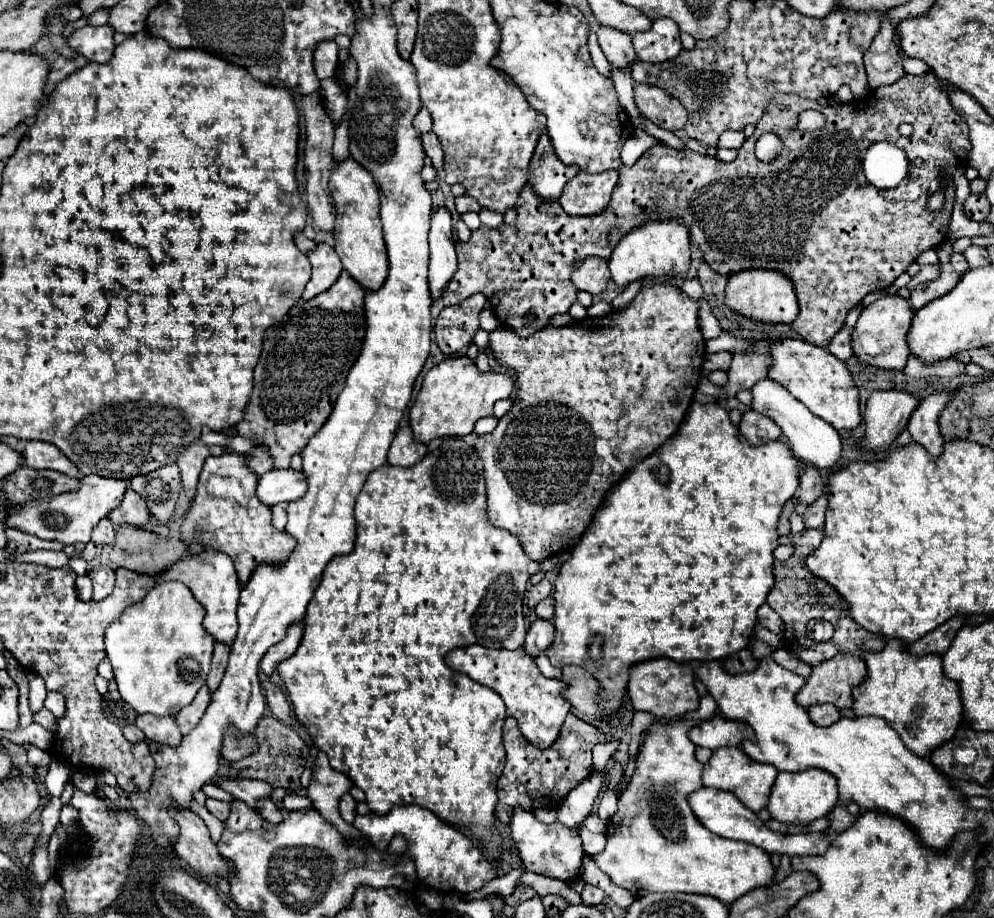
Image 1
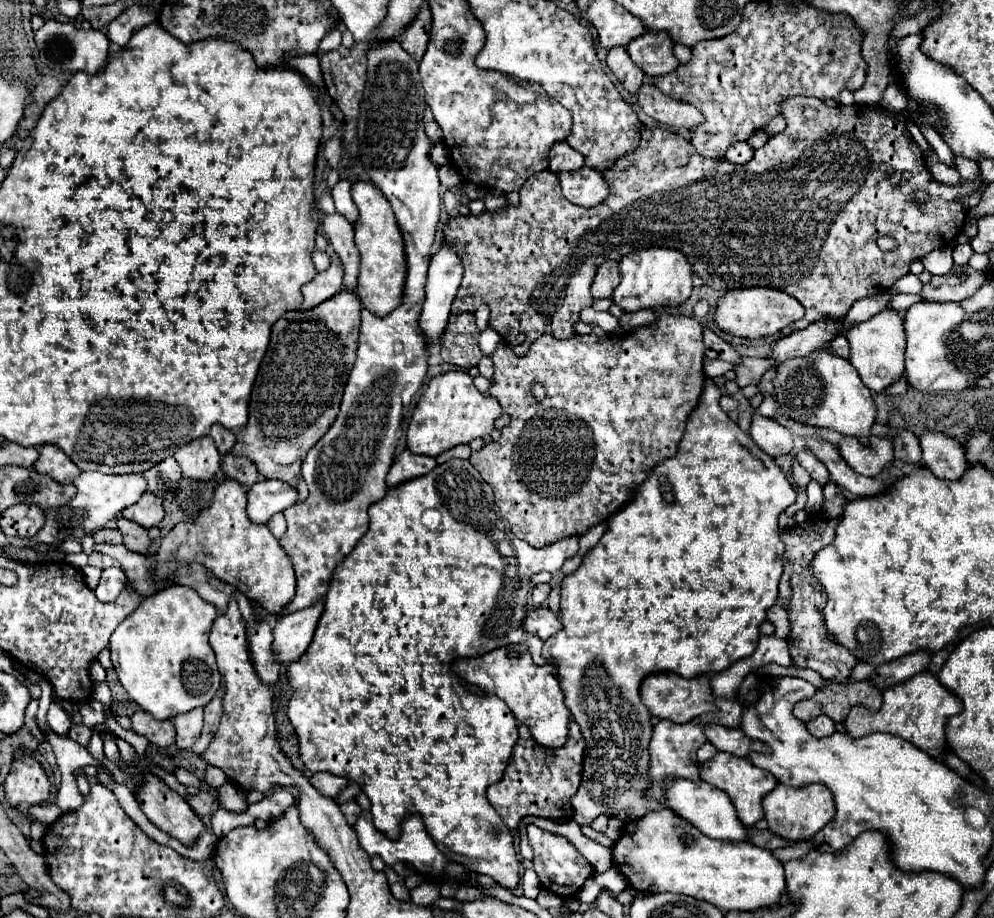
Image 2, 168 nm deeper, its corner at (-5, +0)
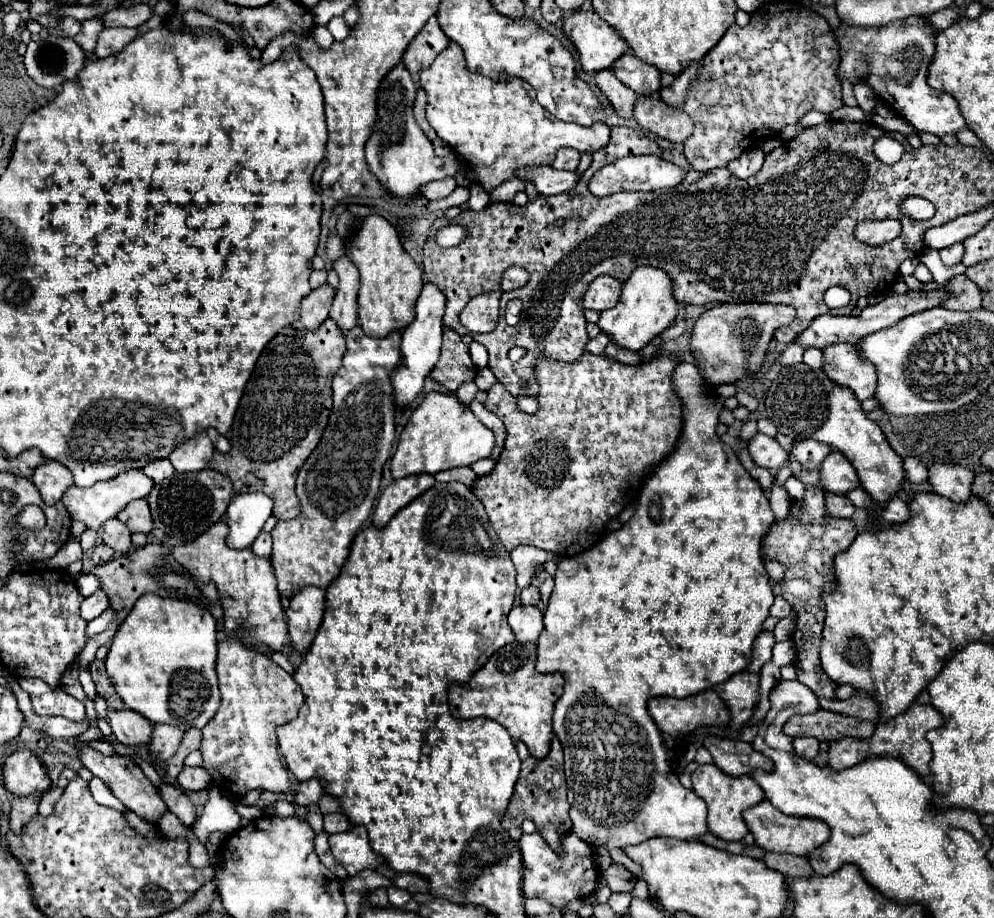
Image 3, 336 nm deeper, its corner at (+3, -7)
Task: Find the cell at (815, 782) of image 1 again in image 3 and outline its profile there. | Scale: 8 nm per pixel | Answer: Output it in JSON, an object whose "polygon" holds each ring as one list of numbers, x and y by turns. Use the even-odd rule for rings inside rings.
{"polygon":[[768,799,760,801,758,805,746,809,742,813,744,823,748,825,750,833,754,835,754,841,758,847,764,851,774,851,774,853,790,853,790,855,800,855,806,857,812,849,824,845,830,839,830,829,824,821,816,819,800,819,800,817,788,817,780,813]]}

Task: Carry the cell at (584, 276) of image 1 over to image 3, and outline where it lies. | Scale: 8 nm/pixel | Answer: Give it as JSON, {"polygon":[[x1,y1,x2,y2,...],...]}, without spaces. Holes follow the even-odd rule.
{"polygon":[[600,275,590,283,590,287,584,295,584,309,594,309,600,313,608,307,614,307,618,303,620,291,622,291,620,281,608,277,608,275]]}

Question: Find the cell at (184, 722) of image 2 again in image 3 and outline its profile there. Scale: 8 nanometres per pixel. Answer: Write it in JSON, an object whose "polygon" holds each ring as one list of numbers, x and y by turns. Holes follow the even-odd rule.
{"polygon":[[154,725,152,741,148,743,148,751,152,755,156,755,160,761,168,761,176,753,182,737,184,737,184,733,178,727]]}

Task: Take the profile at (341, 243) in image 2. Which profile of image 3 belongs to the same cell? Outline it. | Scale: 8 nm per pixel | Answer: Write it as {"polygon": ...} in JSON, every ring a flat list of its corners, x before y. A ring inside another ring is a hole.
{"polygon":[[340,257,334,263,334,271,340,277,340,289,334,297,330,317,346,335,358,325,358,269,352,265,352,261,348,261,348,257]]}

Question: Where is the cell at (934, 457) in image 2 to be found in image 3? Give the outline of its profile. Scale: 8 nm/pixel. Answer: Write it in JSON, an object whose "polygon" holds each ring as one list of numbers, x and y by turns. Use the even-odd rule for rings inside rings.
{"polygon":[[932,465,930,469,930,485,942,497,948,497,956,503,964,503,972,497,972,481,974,473,964,469,962,465]]}

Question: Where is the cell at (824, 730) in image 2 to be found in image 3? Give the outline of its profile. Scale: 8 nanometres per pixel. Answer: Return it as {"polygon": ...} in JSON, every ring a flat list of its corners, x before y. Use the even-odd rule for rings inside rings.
{"polygon":[[796,737,794,749,802,759,812,761,818,755,818,741,814,737]]}

